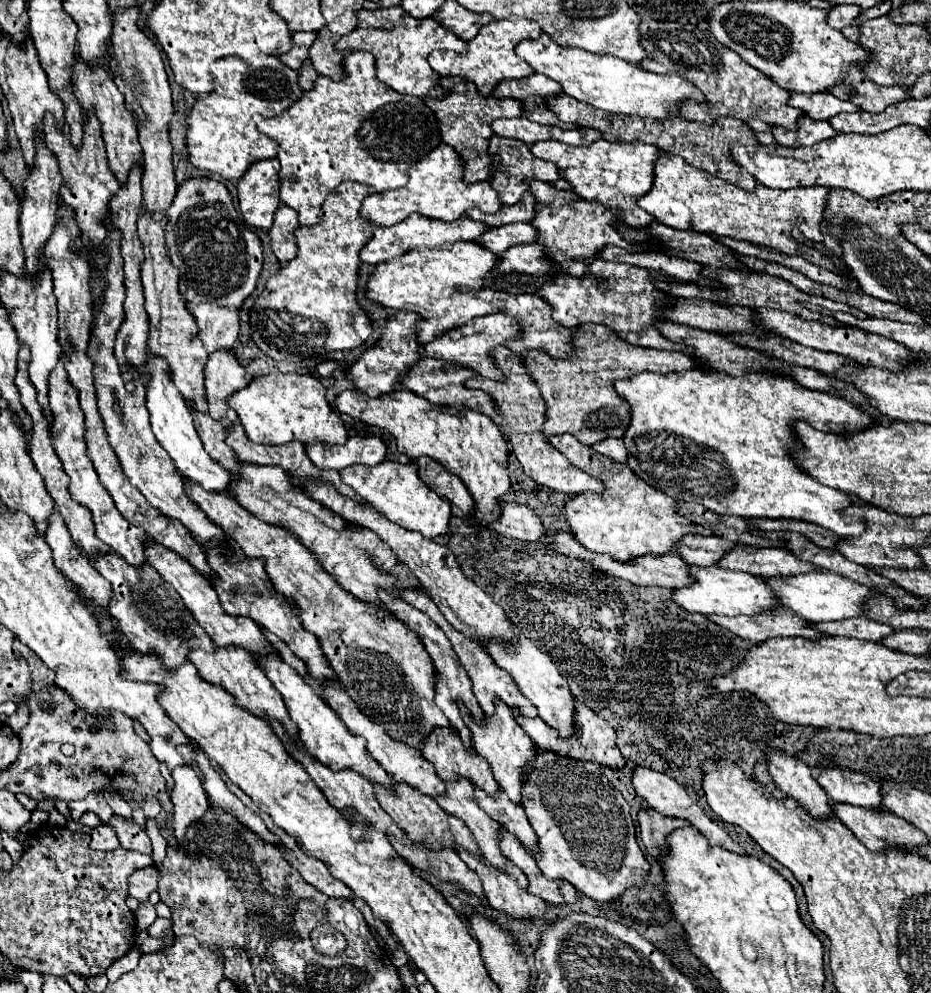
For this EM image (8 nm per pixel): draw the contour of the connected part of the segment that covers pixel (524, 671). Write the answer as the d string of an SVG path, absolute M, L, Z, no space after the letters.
M515 629L515 631L517 631L517 637L519 637L519 645L517 645L515 649L509 649L509 651L507 651L503 643L489 643L489 645L487 645L487 653L493 657L493 661L495 661L503 671L507 671L507 673L511 675L511 679L515 681L515 685L519 687L519 691L539 709L539 717L541 717L549 727L557 729L557 731L559 731L559 737L563 737L563 739L571 737L573 731L575 731L575 701L573 701L573 695L571 695L571 691L569 691L567 681L561 677L561 673L557 671L557 667L553 665L553 661L551 661L551 657L549 657L547 653L539 651L537 647L533 647L533 643L531 643L519 629Z

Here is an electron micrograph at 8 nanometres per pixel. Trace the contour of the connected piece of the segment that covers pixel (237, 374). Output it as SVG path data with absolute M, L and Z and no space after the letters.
M233 349L211 353L205 365L205 389L207 389L209 415L217 421L223 419L227 413L225 399L233 395L233 391L243 389L249 381L251 379L247 377L245 369L239 365Z

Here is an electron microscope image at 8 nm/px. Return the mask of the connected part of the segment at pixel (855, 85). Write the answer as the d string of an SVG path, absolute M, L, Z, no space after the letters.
M847 67L845 79L841 79L839 87L831 89L831 95L843 101L851 101L853 105L861 107L861 111L869 113L879 113L885 107L889 107L889 103L899 103L907 99L903 85L877 85L871 79L867 79L857 67Z

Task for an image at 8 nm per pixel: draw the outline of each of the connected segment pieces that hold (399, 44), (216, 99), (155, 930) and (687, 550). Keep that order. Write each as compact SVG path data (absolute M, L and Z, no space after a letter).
M389 7L389 9L375 9L367 11L361 9L357 13L359 25L351 33L343 35L335 47L339 51L369 51L375 57L377 67L377 79L393 87L397 93L403 95L415 95L415 97L435 97L441 99L445 91L439 87L439 75L429 67L427 55L433 49L451 49L457 53L465 53L467 45L463 39L441 27L433 17L427 19L415 19L407 15L401 7Z
M271 55L257 59L257 65L237 57L225 57L219 61L209 61L209 73L203 77L207 77L207 81L203 79L199 83L211 83L213 91L207 97L199 97L185 119L189 163L197 169L217 173L223 179L237 181L253 161L271 159L277 155L277 143L257 131L251 121L251 113L275 117L289 109L303 95L297 85L297 71L289 69Z
M157 917L157 919L155 919L155 923L153 923L147 931L149 931L149 935L151 935L151 937L155 937L155 939L165 939L165 937L173 935L173 931L171 931L171 919Z
M687 535L679 545L677 545L677 555L687 561L687 563L697 563L697 565L715 565L721 555L727 553L727 547L735 547L737 543L731 543L727 539L719 537L701 537L701 535Z

